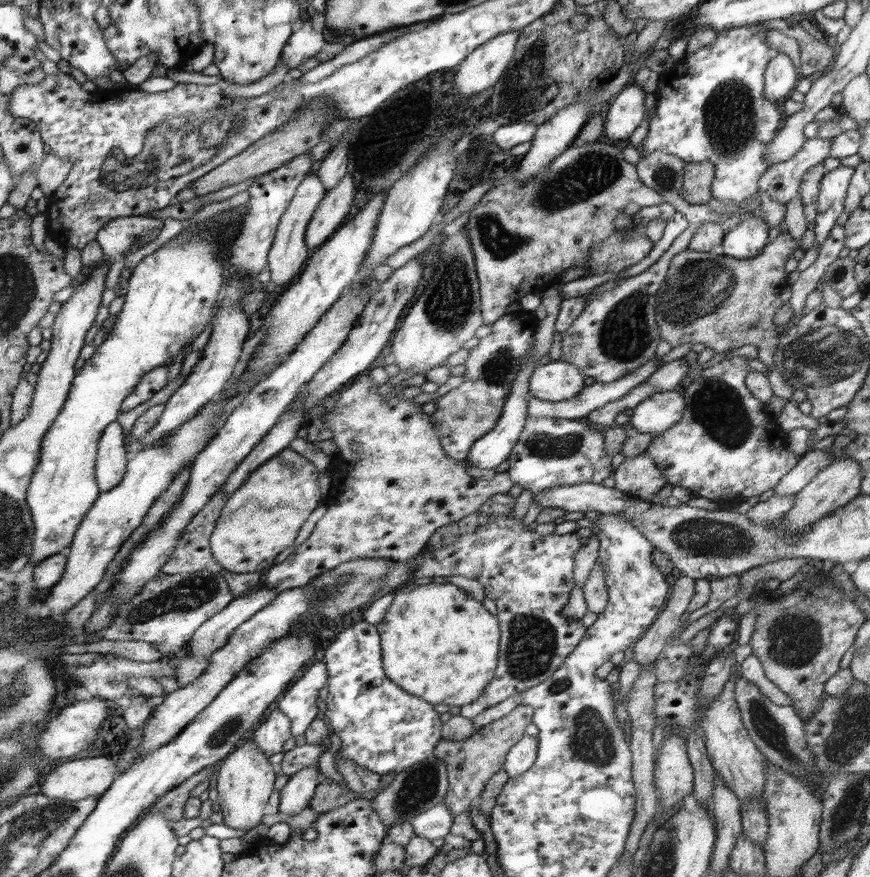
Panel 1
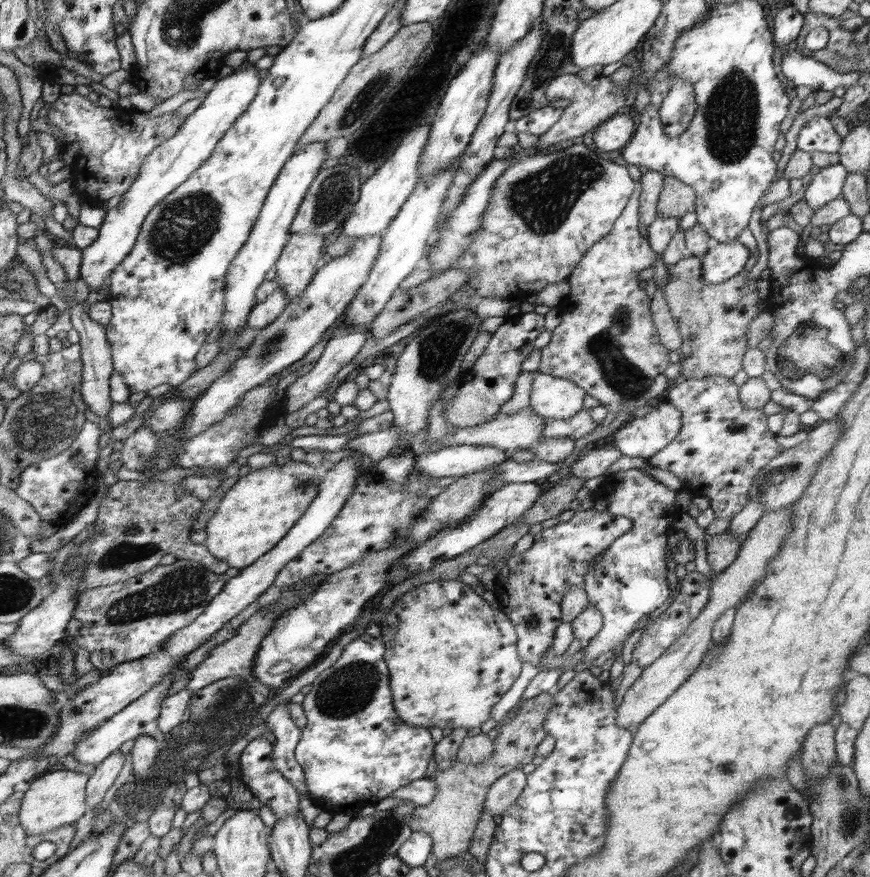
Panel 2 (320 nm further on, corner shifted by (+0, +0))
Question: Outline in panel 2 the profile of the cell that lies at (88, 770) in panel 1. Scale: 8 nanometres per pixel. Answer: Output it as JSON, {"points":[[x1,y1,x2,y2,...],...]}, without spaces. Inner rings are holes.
{"points":[[62,768,30,781,30,788,25,792,20,806,20,823,25,827,26,834,46,834,62,826,75,824,90,811,92,808,87,805,85,793,89,777,89,774]]}

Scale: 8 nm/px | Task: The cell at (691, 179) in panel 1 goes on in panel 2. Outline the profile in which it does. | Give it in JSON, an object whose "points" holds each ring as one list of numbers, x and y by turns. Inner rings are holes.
{"points":[[673,176,663,178,657,210,663,216,682,218,697,210,697,191]]}

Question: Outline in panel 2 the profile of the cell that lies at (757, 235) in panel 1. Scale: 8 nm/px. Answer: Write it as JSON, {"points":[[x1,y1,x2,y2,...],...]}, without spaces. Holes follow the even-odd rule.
{"points":[[740,241,720,244,700,256,706,284,721,284,742,272,751,253]]}

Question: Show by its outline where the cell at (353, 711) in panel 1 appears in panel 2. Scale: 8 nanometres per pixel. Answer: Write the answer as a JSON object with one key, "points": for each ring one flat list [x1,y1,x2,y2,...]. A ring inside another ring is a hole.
{"points":[[363,634,347,644,339,659,321,672,311,685,312,690,302,700,307,723,301,728,296,748,296,759,304,768,310,798,324,812,332,815,357,815,366,805,376,805,395,790,424,779,434,750,434,740,423,726,410,726,400,720,393,705,389,668,384,660,385,646,379,637]]}

